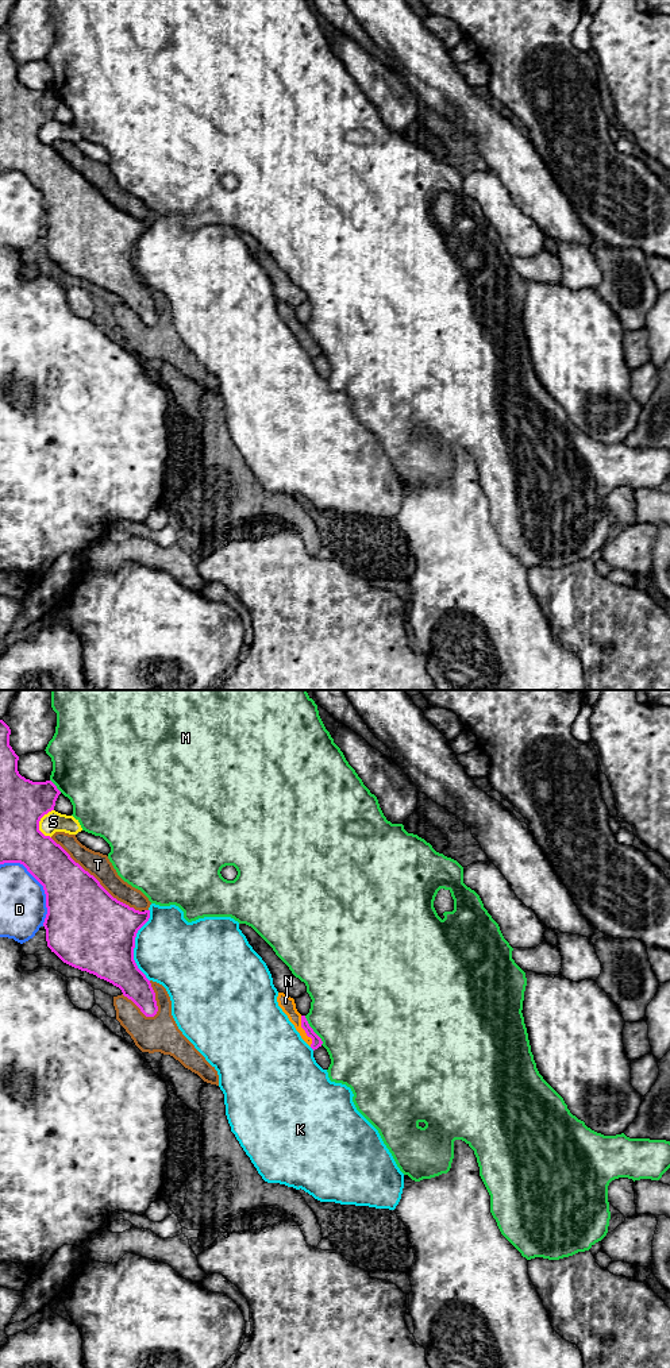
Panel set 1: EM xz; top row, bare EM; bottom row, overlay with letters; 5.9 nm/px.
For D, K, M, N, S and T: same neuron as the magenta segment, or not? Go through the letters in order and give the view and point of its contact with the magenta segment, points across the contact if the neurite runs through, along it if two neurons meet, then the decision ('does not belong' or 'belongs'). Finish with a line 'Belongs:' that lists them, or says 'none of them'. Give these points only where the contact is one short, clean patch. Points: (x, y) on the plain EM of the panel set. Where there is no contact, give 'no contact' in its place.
D: contact xz (41, 192); does not belong
K: contact xz (134, 254); does not belong
M: contact xz (312, 339); does not belong
N: contact xz (304, 338); way xz (316, 350), (304, 338), (285, 311); belongs
S: contact xz (38, 133); does not belong
T: contact xz (96, 188); does not belong
Belongs: N

